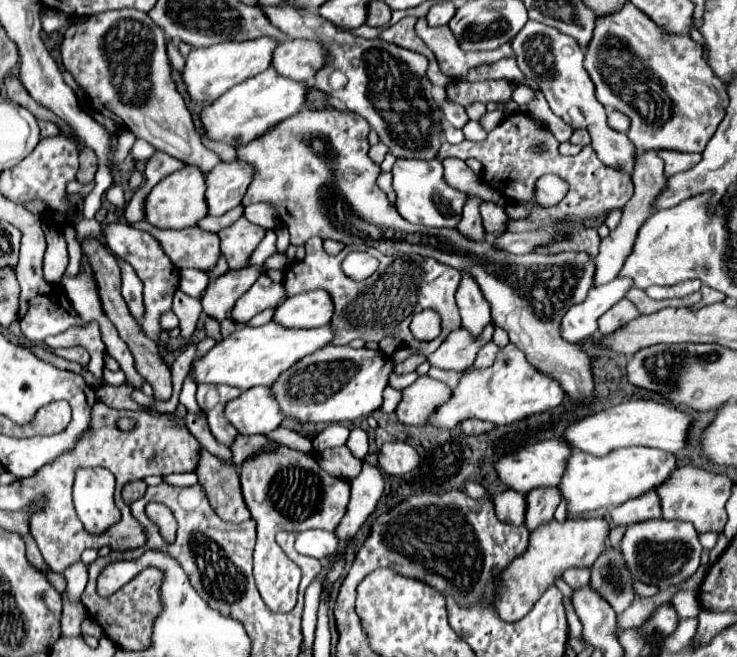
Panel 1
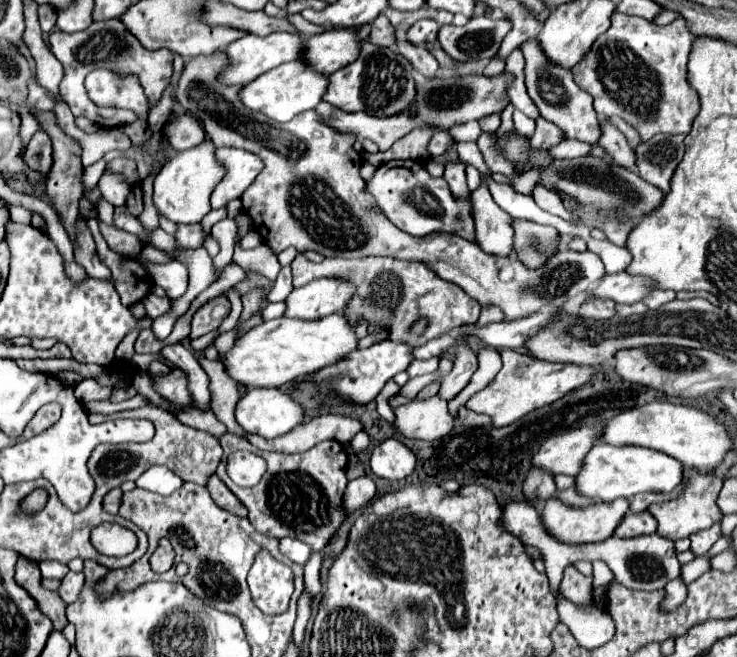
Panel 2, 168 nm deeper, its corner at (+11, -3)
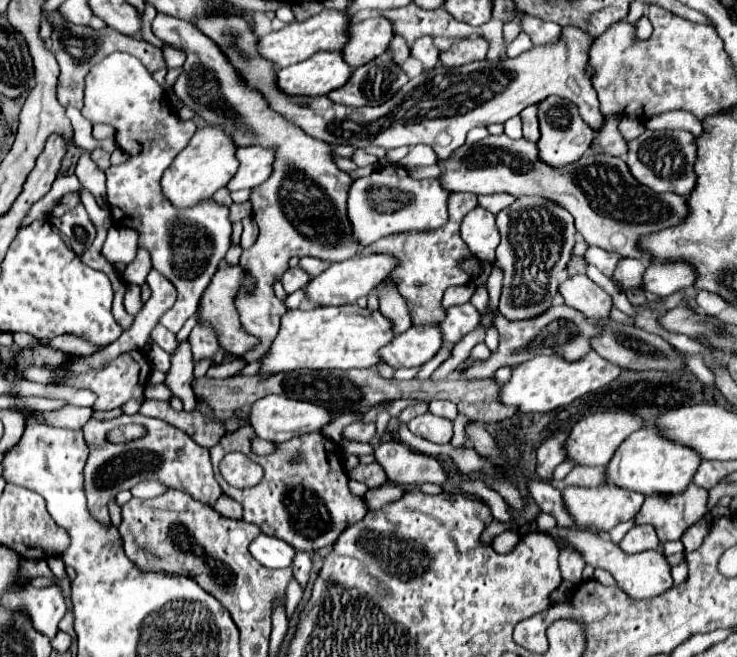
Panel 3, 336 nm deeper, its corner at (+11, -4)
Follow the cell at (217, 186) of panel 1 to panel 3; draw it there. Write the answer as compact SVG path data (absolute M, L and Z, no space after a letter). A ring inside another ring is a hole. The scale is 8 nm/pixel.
M244 146L238 148L236 156L240 160L240 168L236 176L228 182L228 190L240 190L240 188L256 188L260 186L270 174L274 164L274 150L262 148L262 146Z

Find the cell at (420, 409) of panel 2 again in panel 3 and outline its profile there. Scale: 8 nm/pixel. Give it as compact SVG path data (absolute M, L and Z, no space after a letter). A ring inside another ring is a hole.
M430 412L410 420L408 428L414 434L418 434L418 436L434 442L434 444L448 444L450 438L452 438L452 422L444 420L444 418L438 418Z

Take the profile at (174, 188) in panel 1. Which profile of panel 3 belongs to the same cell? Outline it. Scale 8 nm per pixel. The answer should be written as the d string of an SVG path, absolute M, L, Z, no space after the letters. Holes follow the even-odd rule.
M202 126L190 138L188 146L174 158L170 168L164 172L162 190L174 206L194 206L204 198L210 198L218 188L226 186L238 170L236 144L220 130L220 126Z

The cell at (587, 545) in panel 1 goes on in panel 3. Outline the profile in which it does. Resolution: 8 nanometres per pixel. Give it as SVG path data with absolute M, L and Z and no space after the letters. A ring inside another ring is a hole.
M608 482L604 484L598 484L594 488L584 488L584 486L566 486L562 490L562 496L564 496L564 504L566 504L566 510L570 512L570 516L582 524L582 526L594 526L598 532L610 532L616 524L620 522L626 522L626 520L632 520L644 498L640 492L632 492L632 490L624 490L620 486L608 486Z

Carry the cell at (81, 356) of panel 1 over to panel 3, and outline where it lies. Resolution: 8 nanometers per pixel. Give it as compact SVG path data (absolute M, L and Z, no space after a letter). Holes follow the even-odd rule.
M76 334L56 336L54 340L50 340L50 344L52 344L54 348L60 348L62 352L68 352L68 354L84 354L84 356L96 354L96 352L100 352L100 350L104 348L104 346L96 346L96 344L84 340L84 338L76 336Z

